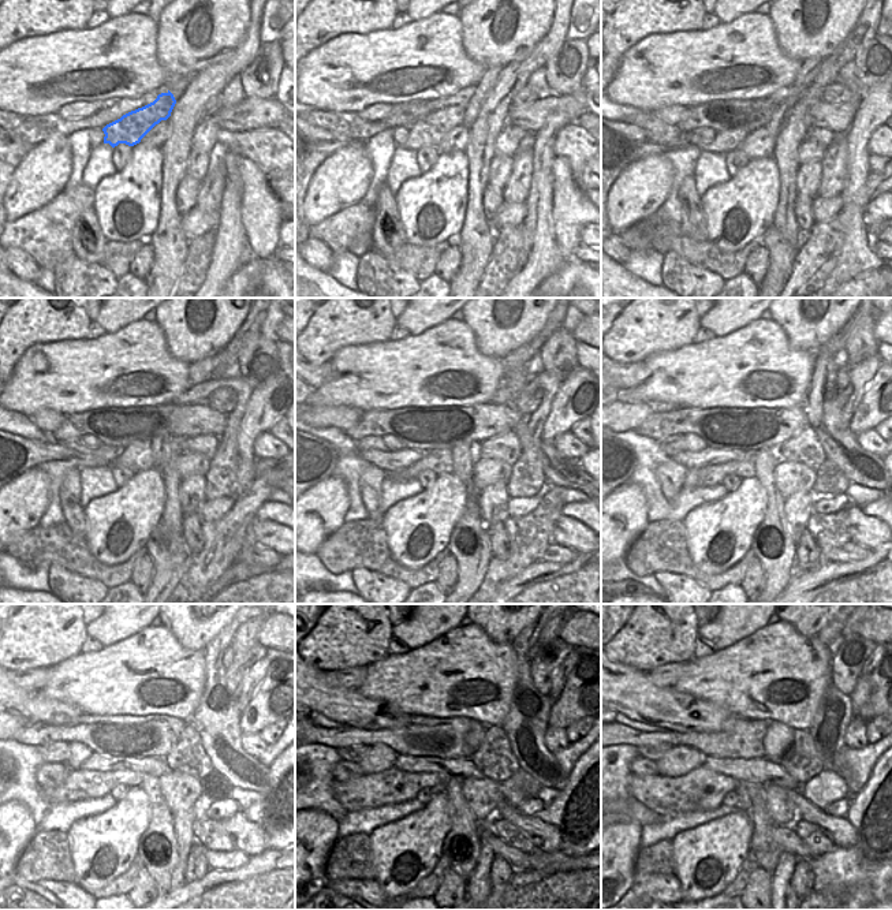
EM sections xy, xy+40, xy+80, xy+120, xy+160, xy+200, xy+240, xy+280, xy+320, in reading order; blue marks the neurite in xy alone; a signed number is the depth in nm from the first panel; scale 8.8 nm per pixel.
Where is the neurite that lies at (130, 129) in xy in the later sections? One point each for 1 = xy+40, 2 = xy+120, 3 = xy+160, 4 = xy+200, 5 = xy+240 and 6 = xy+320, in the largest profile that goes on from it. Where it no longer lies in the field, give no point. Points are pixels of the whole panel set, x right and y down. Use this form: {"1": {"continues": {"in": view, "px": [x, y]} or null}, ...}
{"1": {"continues": {"in": "xy+40", "px": [428, 131]}}, "2": {"continues": {"in": "xy+120", "px": [111, 452]}}, "3": {"continues": {"in": "xy+160", "px": [372, 442]}}, "4": {"continues": {"in": "xy+200", "px": [672, 444]}}, "5": {"continues": {"in": "xy+240", "px": [53, 753]}}, "6": {"continues": {"in": "xy+320", "px": [654, 753]}}}

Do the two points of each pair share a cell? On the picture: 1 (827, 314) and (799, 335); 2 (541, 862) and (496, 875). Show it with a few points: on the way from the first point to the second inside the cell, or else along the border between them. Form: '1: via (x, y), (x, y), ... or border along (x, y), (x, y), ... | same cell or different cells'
1: via (820, 320), (813, 321), (806, 328) | same cell
2: border along (495, 853), (504, 857), (515, 868) | different cells

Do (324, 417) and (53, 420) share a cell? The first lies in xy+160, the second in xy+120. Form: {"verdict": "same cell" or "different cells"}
{"verdict": "same cell"}

